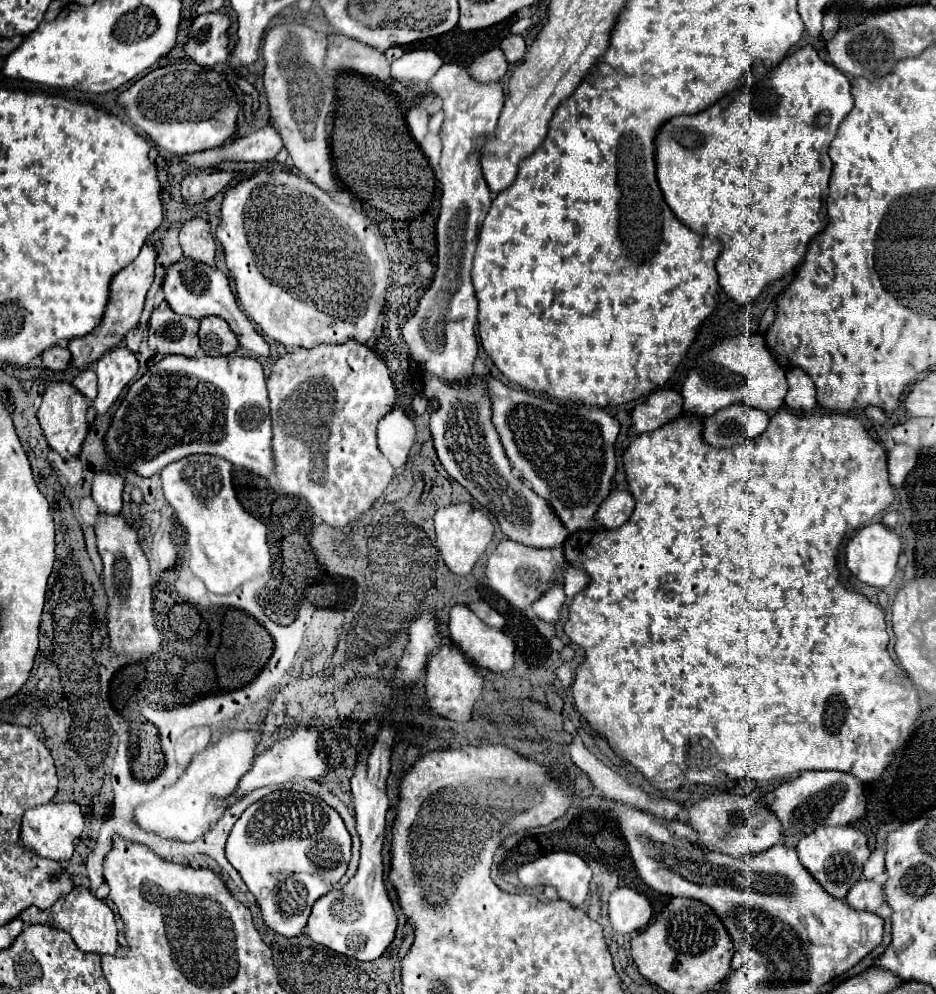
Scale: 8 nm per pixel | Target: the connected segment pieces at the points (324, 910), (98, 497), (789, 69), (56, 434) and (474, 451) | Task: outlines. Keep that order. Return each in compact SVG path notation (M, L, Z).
M370 721L362 727L362 731L366 735L378 735L378 741L372 749L360 751L358 765L352 777L356 831L362 843L358 871L344 889L330 891L328 895L320 897L320 901L316 901L306 925L306 935L314 943L324 945L336 953L354 957L358 961L374 961L390 947L398 927L398 917L384 885L384 861L382 861L382 847L386 837L384 817L390 807L386 795L386 777L390 769L390 747L396 729L392 725L378 725L376 721Z
M100 471L94 475L92 497L100 511L104 513L120 513L124 493L124 479L116 473Z
M806 45L806 47L798 49L794 55L786 57L762 81L758 81L758 83L746 87L744 91L740 91L732 101L730 101L730 95L726 95L716 105L708 107L706 111L702 111L698 115L674 117L674 119L670 119L662 125L662 129L658 133L658 139L656 139L656 175L658 175L658 183L664 191L666 203L672 207L676 217L696 234L716 237L722 243L722 253L718 255L718 261L716 261L718 283L724 289L724 293L730 299L734 299L736 303L740 303L740 305L750 303L752 299L756 299L762 293L762 289L768 283L772 283L780 277L784 277L786 273L798 269L804 261L810 239L826 227L826 201L829 195L830 171L832 171L832 161L828 157L828 145L836 137L838 125L850 113L852 107L854 107L854 99L850 95L848 77L844 73L840 73L834 65L822 61L818 57L818 53L810 45Z
M50 383L46 387L46 393L42 395L42 405L40 405L36 415L38 415L40 427L44 431L48 445L56 453L60 453L62 459L70 459L70 457L76 457L80 453L82 443L88 435L86 411L88 411L88 401L76 387L70 387L68 383Z
M428 373L424 395L430 401L438 401L438 409L430 415L430 431L436 455L446 473L498 519L504 535L512 541L538 549L562 545L568 531L554 509L548 509L548 501L512 475L512 465L504 453L500 435L492 425L492 403L488 401L488 389L484 389L484 377L474 375L468 381L448 383L434 373Z

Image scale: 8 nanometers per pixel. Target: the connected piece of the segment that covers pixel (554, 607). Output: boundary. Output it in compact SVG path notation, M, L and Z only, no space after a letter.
M556 583L556 585L552 585L552 587L548 589L548 593L544 593L544 595L532 605L532 611L534 611L540 619L544 619L544 621L548 621L548 623L554 625L554 623L560 619L560 611L562 611L564 601L566 601L564 589L562 589L560 583Z

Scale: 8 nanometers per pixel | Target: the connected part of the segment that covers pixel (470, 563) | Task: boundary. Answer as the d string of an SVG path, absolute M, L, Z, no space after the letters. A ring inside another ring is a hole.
M468 503L438 509L434 515L434 529L436 529L436 545L442 553L442 559L448 565L448 569L456 575L468 575L494 537L492 521L480 509L474 509Z

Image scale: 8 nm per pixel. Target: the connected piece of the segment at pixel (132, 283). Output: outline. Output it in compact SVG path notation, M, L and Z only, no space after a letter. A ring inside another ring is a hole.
M144 245L140 255L130 265L126 265L118 275L112 277L110 293L108 293L108 305L106 305L106 311L104 311L104 315L100 319L100 325L92 333L72 339L70 345L68 345L68 349L72 353L72 365L74 367L82 369L82 367L88 367L90 363L98 361L104 353L114 349L126 337L126 333L132 327L138 325L146 293L148 293L148 289L152 285L152 279L154 279L154 263L156 263L154 247L152 245Z

